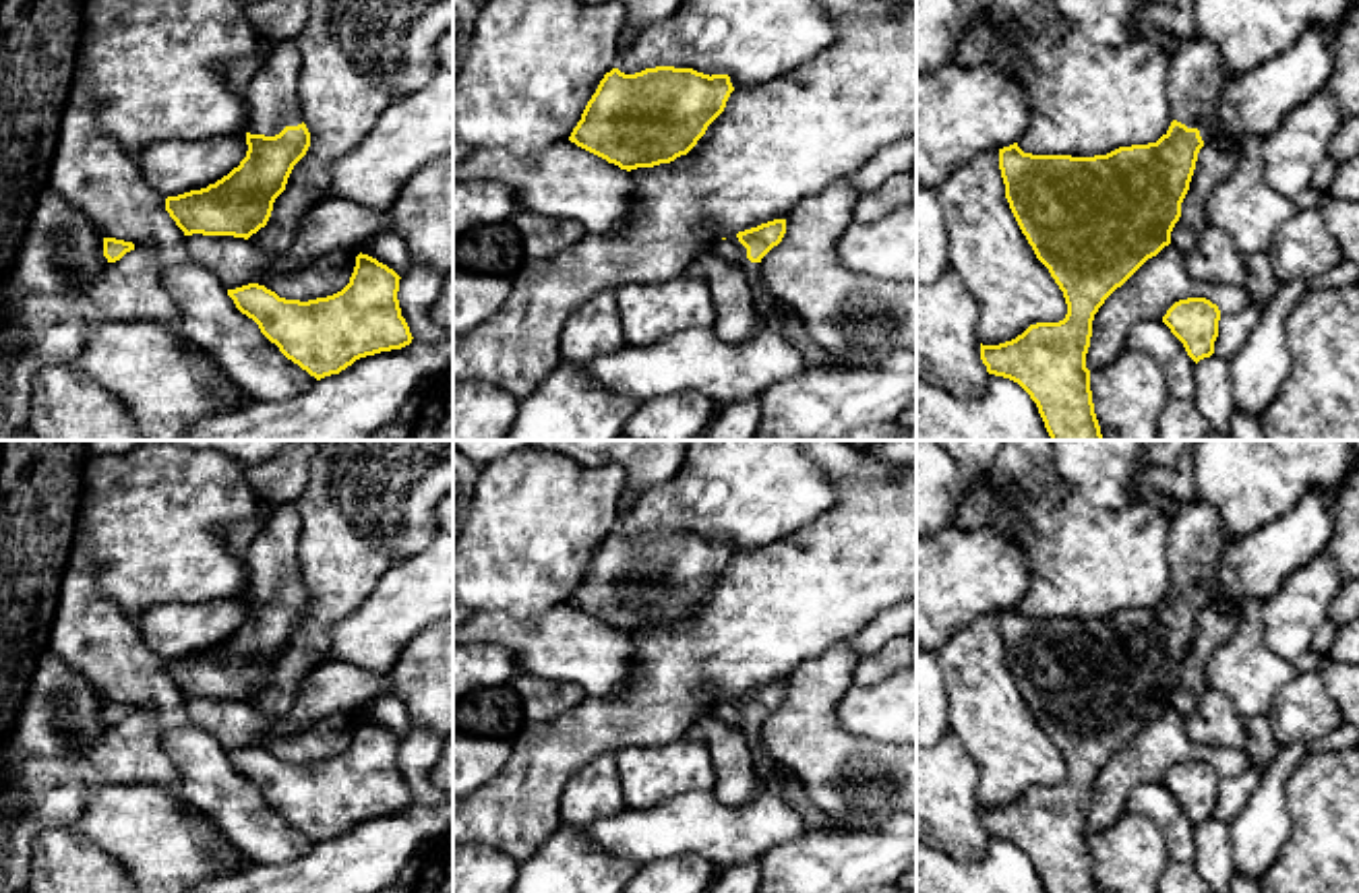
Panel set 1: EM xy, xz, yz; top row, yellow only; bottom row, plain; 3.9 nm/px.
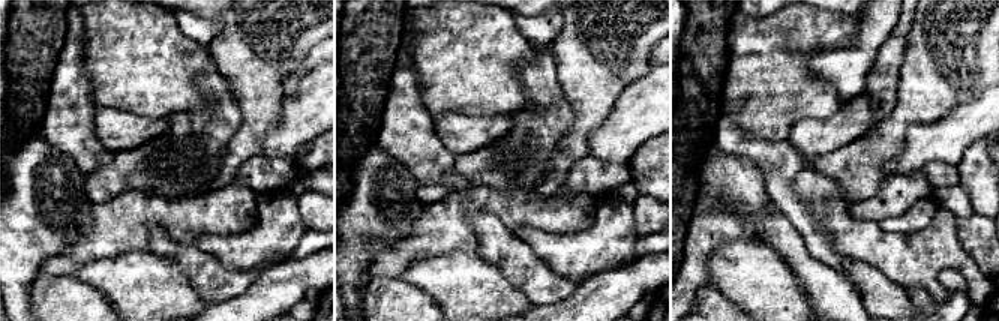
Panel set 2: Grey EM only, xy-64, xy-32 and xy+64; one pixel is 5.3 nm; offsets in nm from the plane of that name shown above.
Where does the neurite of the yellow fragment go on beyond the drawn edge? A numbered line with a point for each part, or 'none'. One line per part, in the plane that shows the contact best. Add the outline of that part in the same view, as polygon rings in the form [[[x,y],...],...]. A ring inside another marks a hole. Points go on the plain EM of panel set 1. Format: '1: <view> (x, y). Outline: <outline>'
1: xy (272, 561). Outline: [[[294,502],[277,504],[250,542],[246,552],[246,573],[250,577],[250,597],[275,599],[285,589],[298,589],[304,583],[298,560],[298,537],[302,521]]]

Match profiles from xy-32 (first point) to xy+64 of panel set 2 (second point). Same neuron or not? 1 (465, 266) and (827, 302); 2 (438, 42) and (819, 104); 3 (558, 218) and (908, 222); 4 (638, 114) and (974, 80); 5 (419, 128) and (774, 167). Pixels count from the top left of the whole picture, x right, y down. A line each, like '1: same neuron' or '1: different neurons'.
1: different neurons
2: same neuron
3: same neuron
4: different neurons
5: same neuron

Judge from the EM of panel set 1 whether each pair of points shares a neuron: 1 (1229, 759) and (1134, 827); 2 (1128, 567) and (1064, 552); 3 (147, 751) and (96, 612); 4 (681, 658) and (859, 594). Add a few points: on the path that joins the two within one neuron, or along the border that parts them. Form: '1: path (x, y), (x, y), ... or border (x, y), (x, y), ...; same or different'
1: border (1126, 811), (1105, 829), (1091, 836); different
2: path (1111, 561), (1084, 561), (1080, 557); same
3: border (135, 710), (156, 716), (160, 741), (166, 749); different
4: path (725, 648), (774, 606), (816, 594); same

